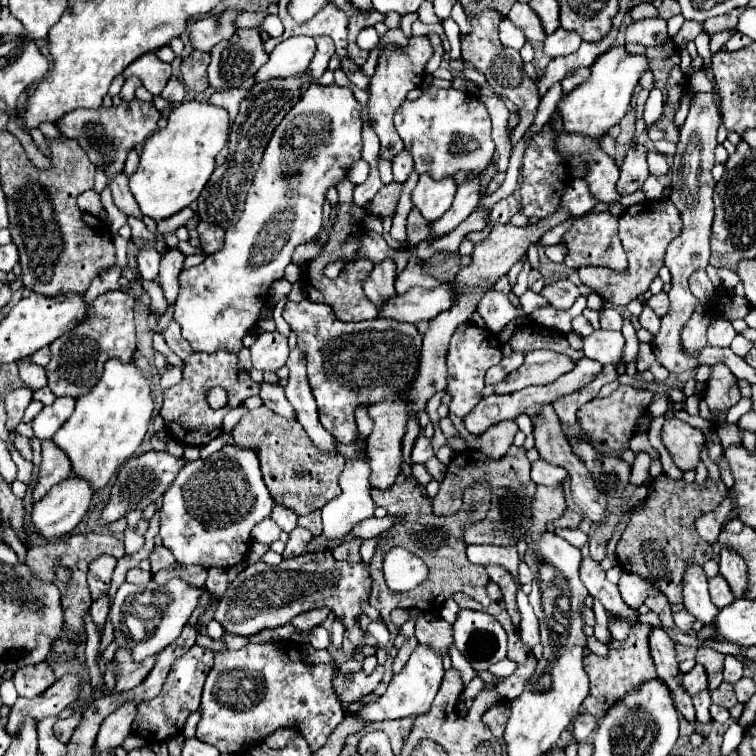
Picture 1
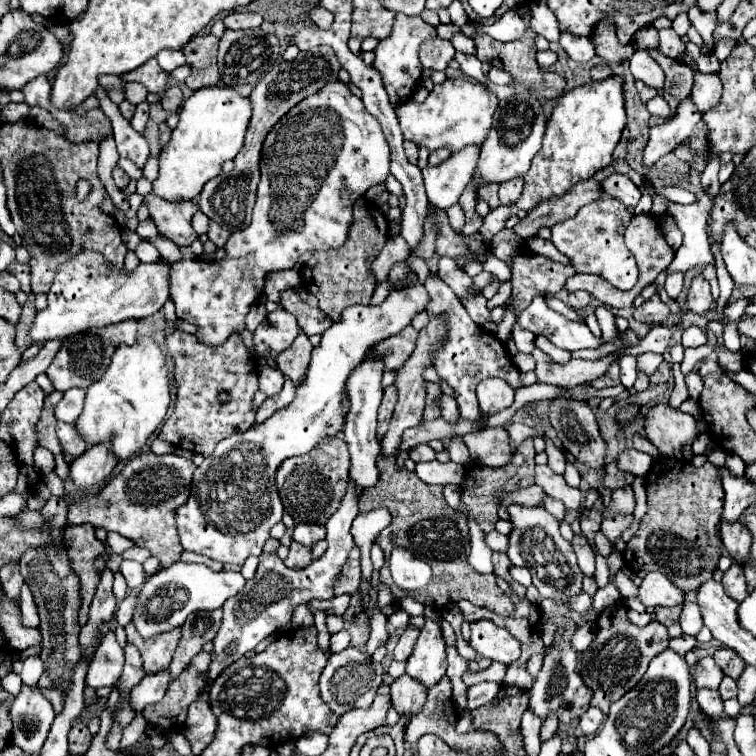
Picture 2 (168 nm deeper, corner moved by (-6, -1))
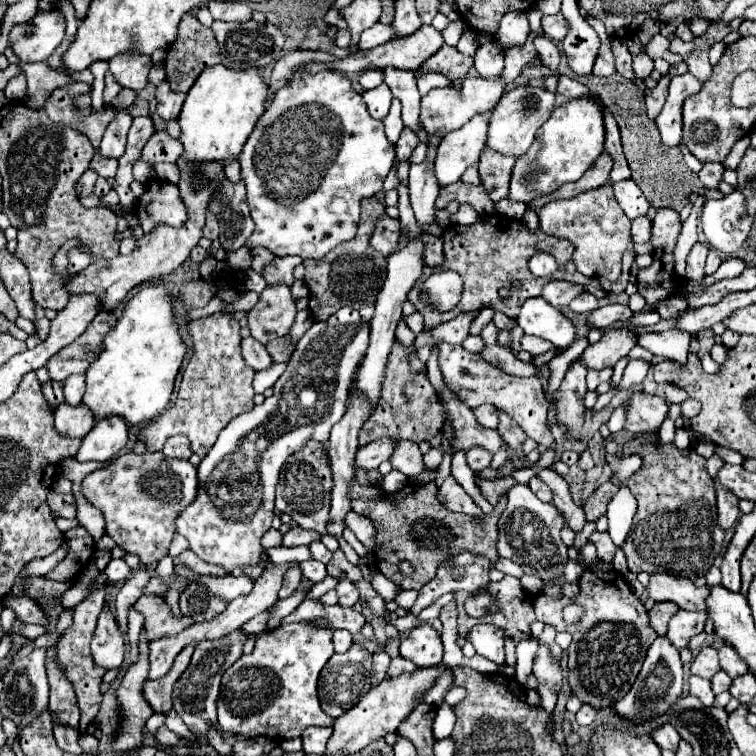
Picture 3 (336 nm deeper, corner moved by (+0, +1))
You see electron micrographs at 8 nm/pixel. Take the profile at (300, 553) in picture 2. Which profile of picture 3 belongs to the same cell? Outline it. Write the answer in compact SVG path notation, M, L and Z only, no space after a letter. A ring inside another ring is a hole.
M291 562L289 570L283 574L283 586L279 590L279 598L287 598L293 594L293 590L297 588L301 580L301 568L299 568L299 562Z

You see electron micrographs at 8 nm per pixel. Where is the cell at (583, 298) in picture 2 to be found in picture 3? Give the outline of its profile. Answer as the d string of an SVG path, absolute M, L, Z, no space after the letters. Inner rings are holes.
M581 292L581 294L569 304L569 310L575 312L575 314L589 314L589 312L593 312L593 310L597 310L597 308L599 308L599 300L597 300L593 294L589 294L589 292Z

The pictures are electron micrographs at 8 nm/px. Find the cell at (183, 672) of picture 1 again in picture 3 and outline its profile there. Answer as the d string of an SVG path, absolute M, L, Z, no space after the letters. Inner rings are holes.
M189 644L189 648L183 648L181 654L177 656L173 668L161 678L161 680L149 680L143 684L143 696L145 700L149 702L149 706L159 712L159 714L167 714L173 704L171 704L171 692L173 692L173 686L177 682L177 678L181 678L181 674L185 672L185 668L189 666L191 662L191 654L193 654L195 646Z

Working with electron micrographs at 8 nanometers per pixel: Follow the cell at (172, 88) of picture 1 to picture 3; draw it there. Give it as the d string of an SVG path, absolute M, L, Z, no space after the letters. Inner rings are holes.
M161 82L157 86L155 98L157 98L157 112L159 112L159 116L163 120L177 120L177 116L181 112L181 106L183 106L183 100L185 100L185 94L171 90L169 82Z

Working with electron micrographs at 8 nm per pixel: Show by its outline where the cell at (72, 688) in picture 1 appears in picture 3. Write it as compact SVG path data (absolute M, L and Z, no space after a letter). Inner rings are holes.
M101 612L93 640L93 660L103 670L119 668L125 658L125 638L121 636L113 612Z

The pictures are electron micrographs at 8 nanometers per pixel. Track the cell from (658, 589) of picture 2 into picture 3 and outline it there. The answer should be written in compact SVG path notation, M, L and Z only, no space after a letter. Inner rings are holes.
M651 574L647 592L655 602L675 602L683 610L705 610L705 596L709 596L711 586L697 588L691 580L669 576L669 574Z

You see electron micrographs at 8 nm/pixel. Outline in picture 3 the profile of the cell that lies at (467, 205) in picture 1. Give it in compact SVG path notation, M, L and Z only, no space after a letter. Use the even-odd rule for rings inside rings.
M521 86L521 88L503 92L487 122L487 148L513 158L523 156L529 150L535 138L535 132L549 120L553 108L555 108L555 94L547 92L545 88Z

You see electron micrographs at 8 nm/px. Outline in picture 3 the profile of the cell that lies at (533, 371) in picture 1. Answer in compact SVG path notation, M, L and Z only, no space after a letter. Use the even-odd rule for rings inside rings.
M627 328L607 330L597 344L587 346L587 350L577 358L577 362L589 370L613 368L621 358L625 358L629 354L629 350L635 344L637 344L635 332L631 332Z

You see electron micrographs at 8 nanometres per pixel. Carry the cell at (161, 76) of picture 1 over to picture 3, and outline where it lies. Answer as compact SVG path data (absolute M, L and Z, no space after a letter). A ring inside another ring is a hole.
M115 56L109 60L109 72L115 76L115 80L133 90L143 90L147 86L151 66L151 56Z

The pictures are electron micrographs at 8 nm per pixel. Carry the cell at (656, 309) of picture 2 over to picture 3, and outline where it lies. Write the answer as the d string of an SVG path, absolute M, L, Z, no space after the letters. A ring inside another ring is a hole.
M603 304L595 312L587 316L587 324L597 326L601 330L609 328L615 322L625 322L631 318L631 308L625 304Z

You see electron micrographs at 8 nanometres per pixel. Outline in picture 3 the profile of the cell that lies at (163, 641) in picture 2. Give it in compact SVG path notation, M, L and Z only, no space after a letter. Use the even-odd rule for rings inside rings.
M141 596L133 608L143 614L145 624L143 624L143 634L147 636L149 642L159 640L167 634L177 634L181 632L187 624L181 620L175 620L171 610L167 608L167 604L157 598L157 596Z

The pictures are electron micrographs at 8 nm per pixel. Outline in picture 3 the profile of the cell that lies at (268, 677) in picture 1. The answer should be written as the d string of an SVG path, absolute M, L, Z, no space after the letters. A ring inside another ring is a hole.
M309 622L285 624L277 630L269 630L259 634L255 648L251 654L241 656L221 680L221 694L217 702L219 714L219 730L229 734L241 734L245 738L259 738L269 736L273 740L287 740L297 738L307 726L333 726L333 720L321 710L317 698L317 678L325 662L333 656L331 644L331 630L313 626Z

